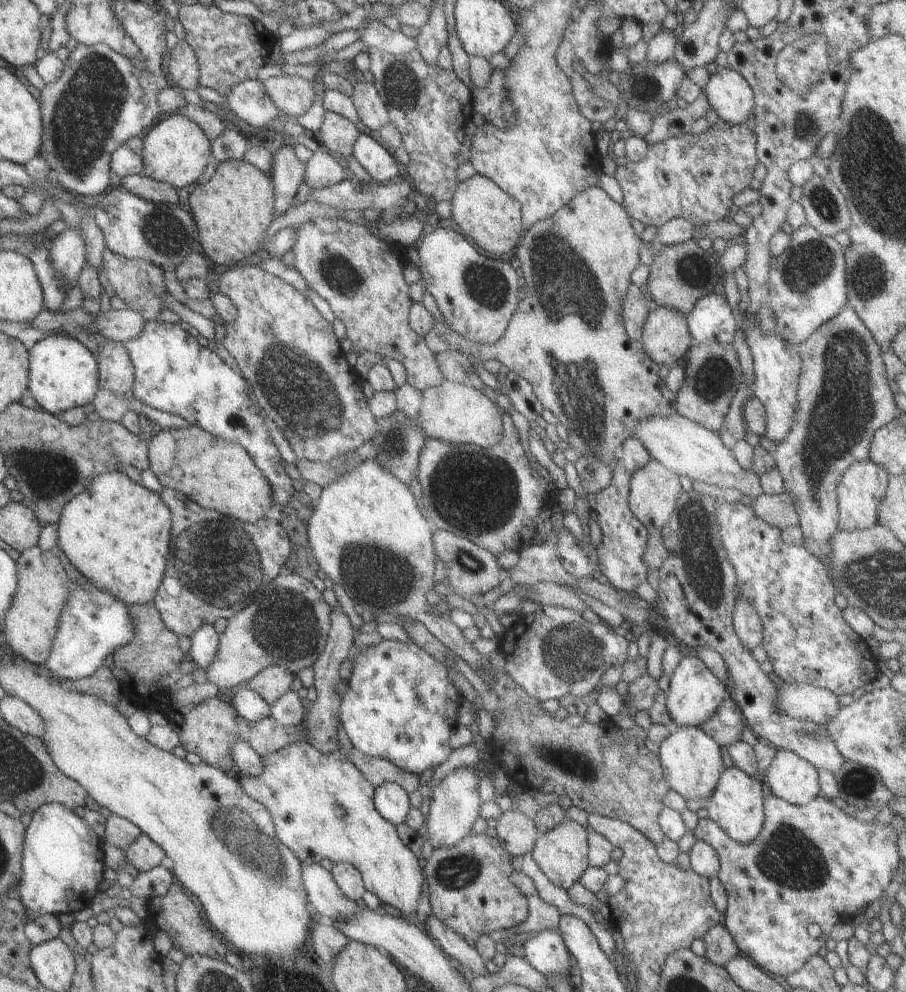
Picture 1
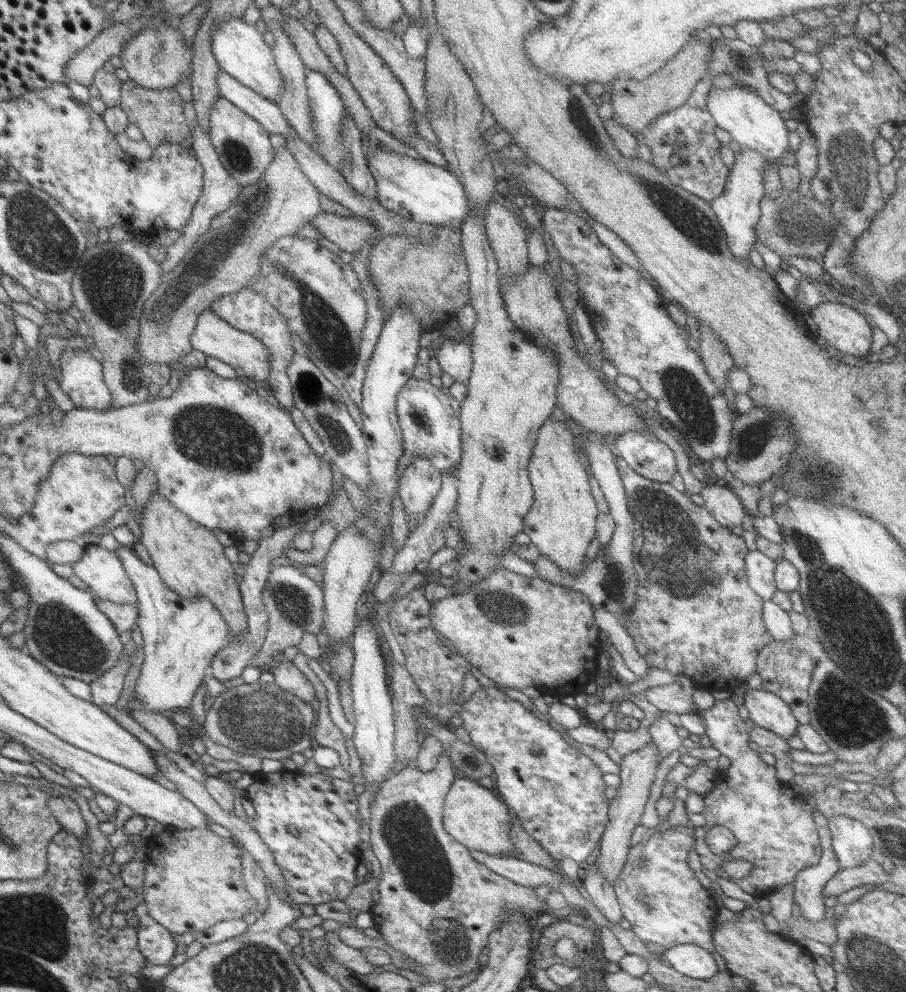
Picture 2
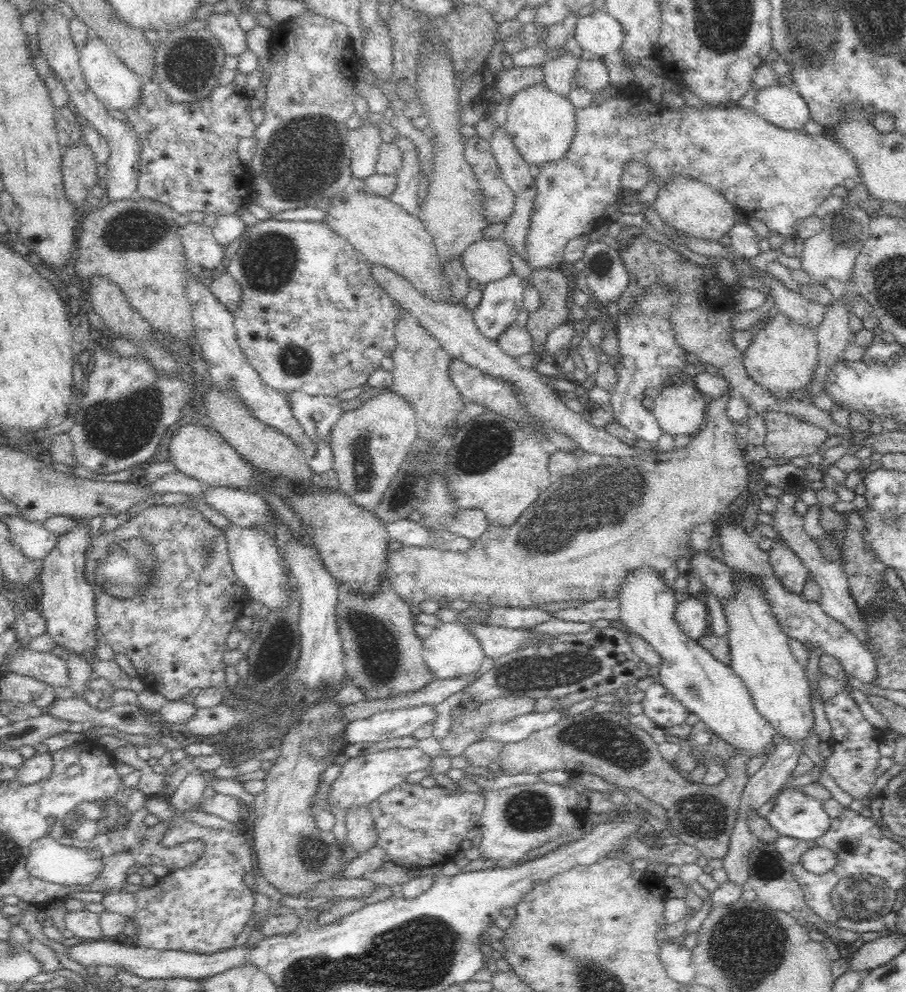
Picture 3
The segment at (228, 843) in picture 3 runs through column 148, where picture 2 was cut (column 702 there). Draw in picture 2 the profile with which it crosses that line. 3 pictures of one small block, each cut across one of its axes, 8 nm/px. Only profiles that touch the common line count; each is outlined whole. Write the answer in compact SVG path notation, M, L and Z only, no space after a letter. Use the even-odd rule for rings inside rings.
M691 823L688 826L671 827L662 834L652 835L648 840L630 847L627 859L613 880L612 885L622 916L630 922L632 932L644 944L660 944L663 953L679 944L695 944L708 952L715 951L710 928L718 916L719 904L714 895L708 893L706 882L688 865L688 854L694 852L696 846L694 830Z

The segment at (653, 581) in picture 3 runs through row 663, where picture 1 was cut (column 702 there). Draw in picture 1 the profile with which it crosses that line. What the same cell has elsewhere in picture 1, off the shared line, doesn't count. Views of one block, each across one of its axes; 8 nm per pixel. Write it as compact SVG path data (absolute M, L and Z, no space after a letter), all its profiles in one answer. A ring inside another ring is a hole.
M685 656L680 660L674 672L669 676L670 688L666 691L666 706L672 717L672 722L678 726L699 727L710 716L716 714L718 706L728 698L728 687L725 687L702 660L694 656Z

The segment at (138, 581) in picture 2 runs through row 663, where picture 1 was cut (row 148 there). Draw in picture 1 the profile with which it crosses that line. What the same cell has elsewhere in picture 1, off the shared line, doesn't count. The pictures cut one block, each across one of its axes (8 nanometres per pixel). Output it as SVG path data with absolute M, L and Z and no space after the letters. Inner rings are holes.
M184 113L163 115L146 132L142 146L142 176L158 182L165 182L174 188L186 188L196 185L198 178L211 162L212 142L204 134L204 130Z

